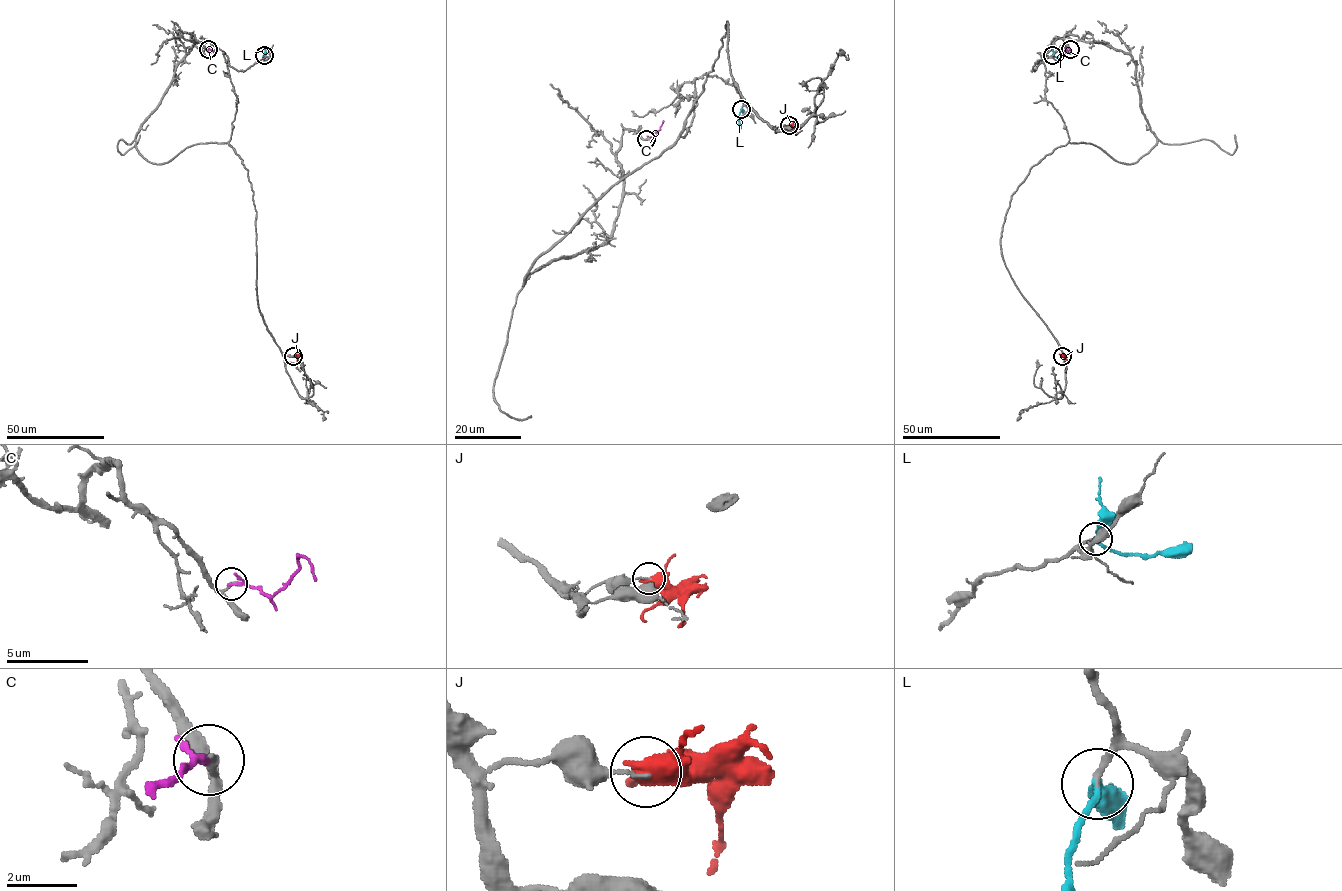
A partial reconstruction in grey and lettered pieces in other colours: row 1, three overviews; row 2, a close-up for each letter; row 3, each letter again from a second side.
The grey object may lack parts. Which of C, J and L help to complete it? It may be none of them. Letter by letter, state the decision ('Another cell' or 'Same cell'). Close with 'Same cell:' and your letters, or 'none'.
C: Another cell
J: Another cell
L: Same cell
Same cell: L

